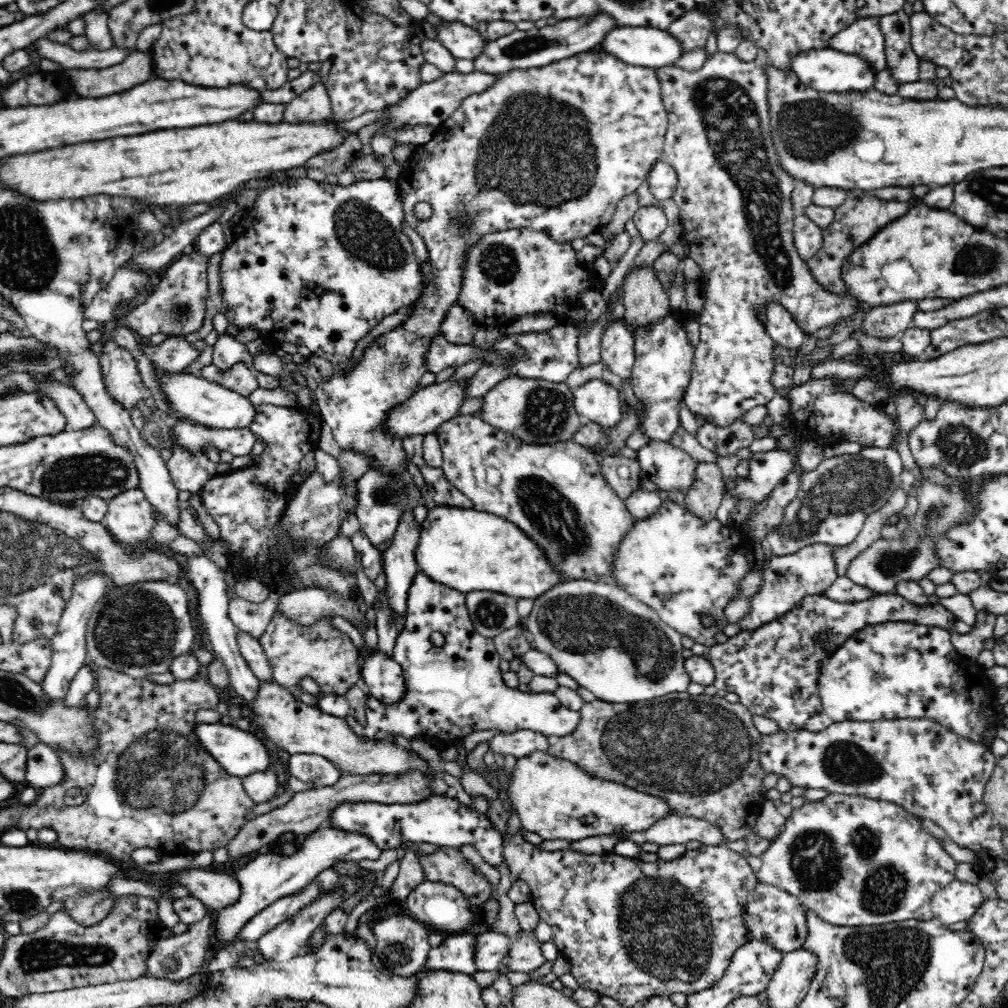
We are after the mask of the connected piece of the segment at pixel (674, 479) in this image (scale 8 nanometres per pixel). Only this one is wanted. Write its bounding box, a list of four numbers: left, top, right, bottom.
[637,440,700,494]

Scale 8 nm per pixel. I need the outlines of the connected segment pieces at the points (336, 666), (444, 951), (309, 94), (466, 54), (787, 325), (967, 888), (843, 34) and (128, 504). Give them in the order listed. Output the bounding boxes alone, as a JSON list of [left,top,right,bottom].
[[258,610,361,707],[420,931,478,975],[281,82,332,123],[435,21,486,60],[765,301,805,349],[932,880,986,926],[828,17,886,72],[103,489,154,552]]

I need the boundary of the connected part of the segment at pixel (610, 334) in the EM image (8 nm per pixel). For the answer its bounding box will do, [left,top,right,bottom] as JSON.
[601,319,635,380]

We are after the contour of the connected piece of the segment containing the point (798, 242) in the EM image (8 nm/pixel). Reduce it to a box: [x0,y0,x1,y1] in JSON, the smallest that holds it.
[793,212,823,261]

